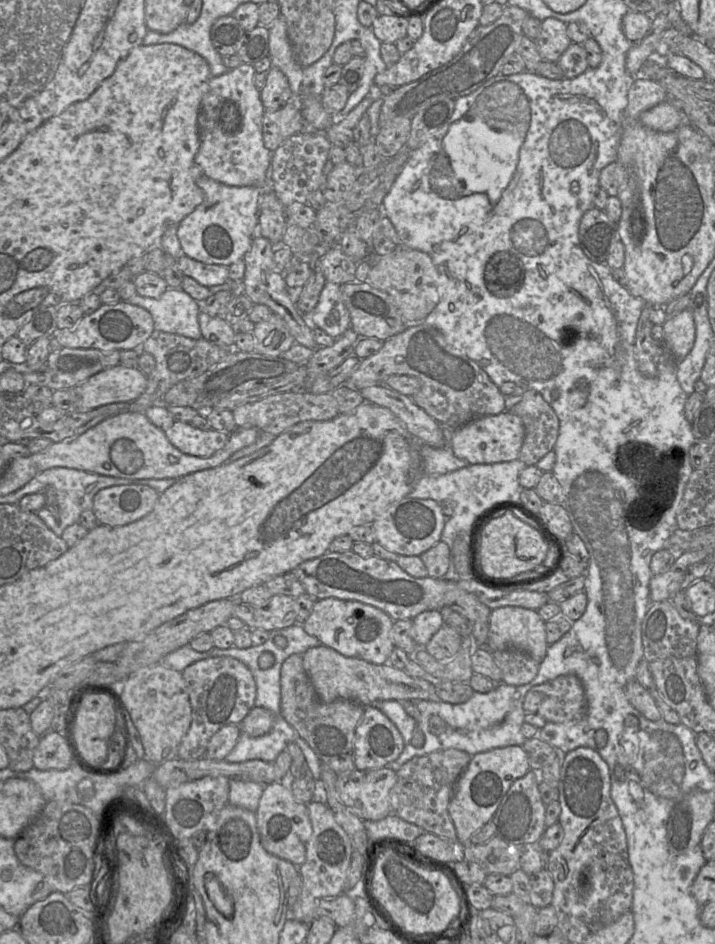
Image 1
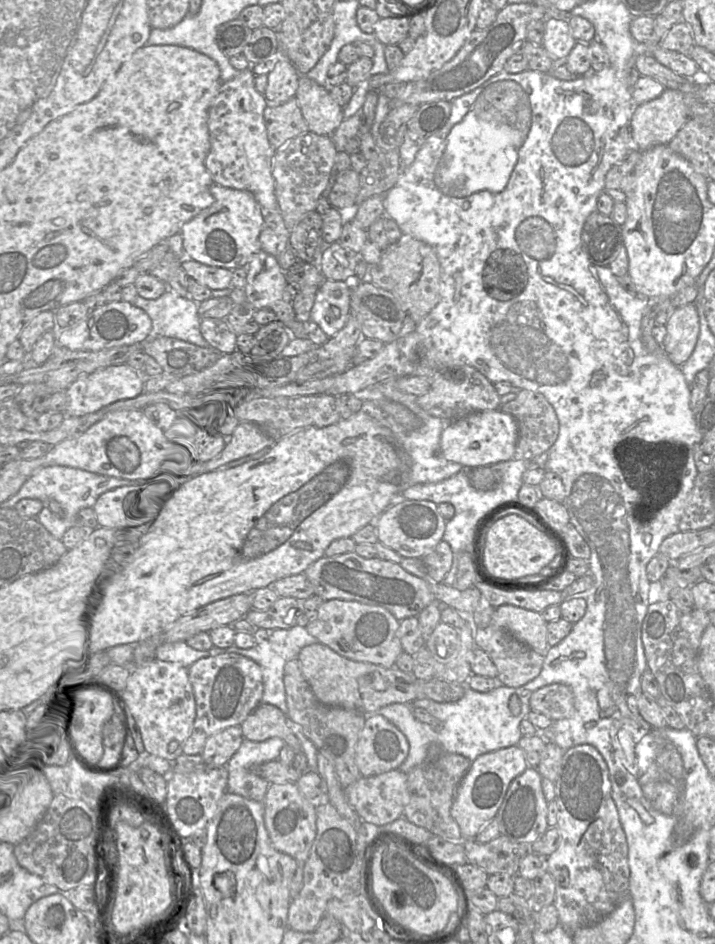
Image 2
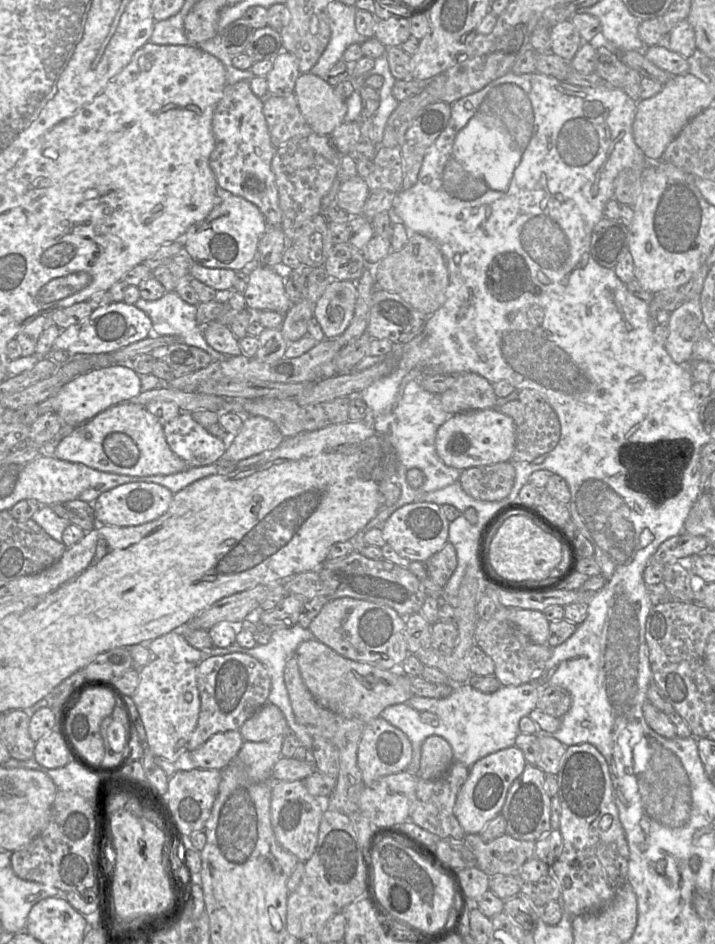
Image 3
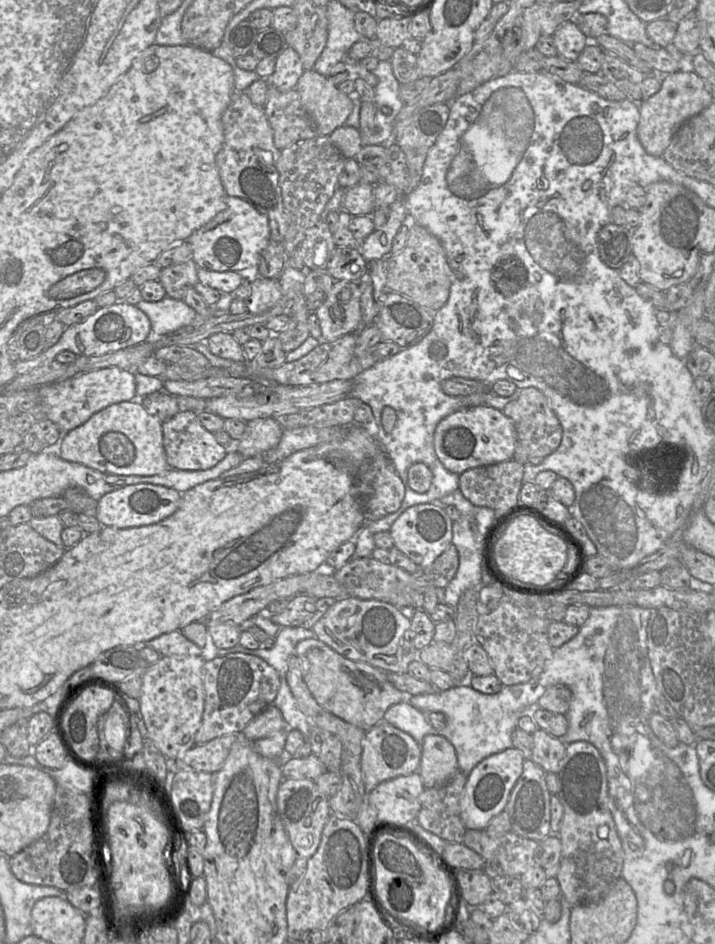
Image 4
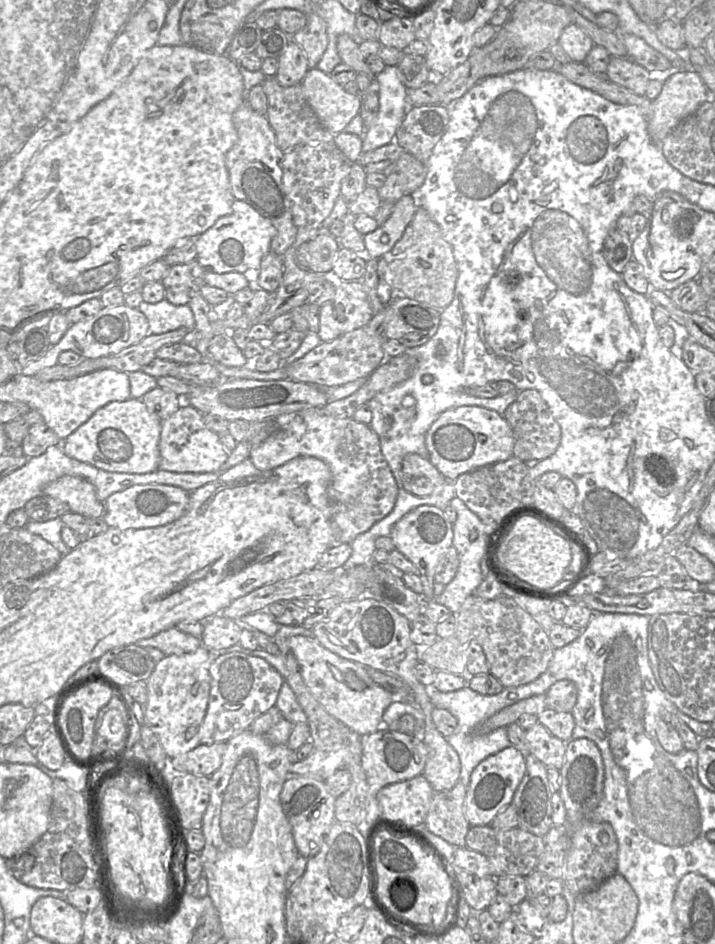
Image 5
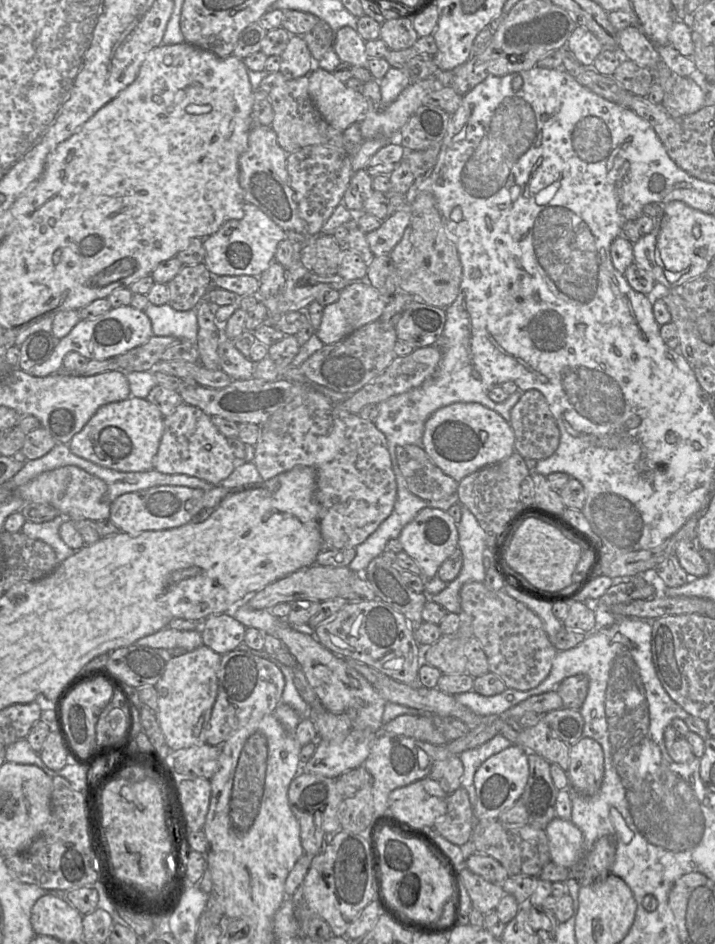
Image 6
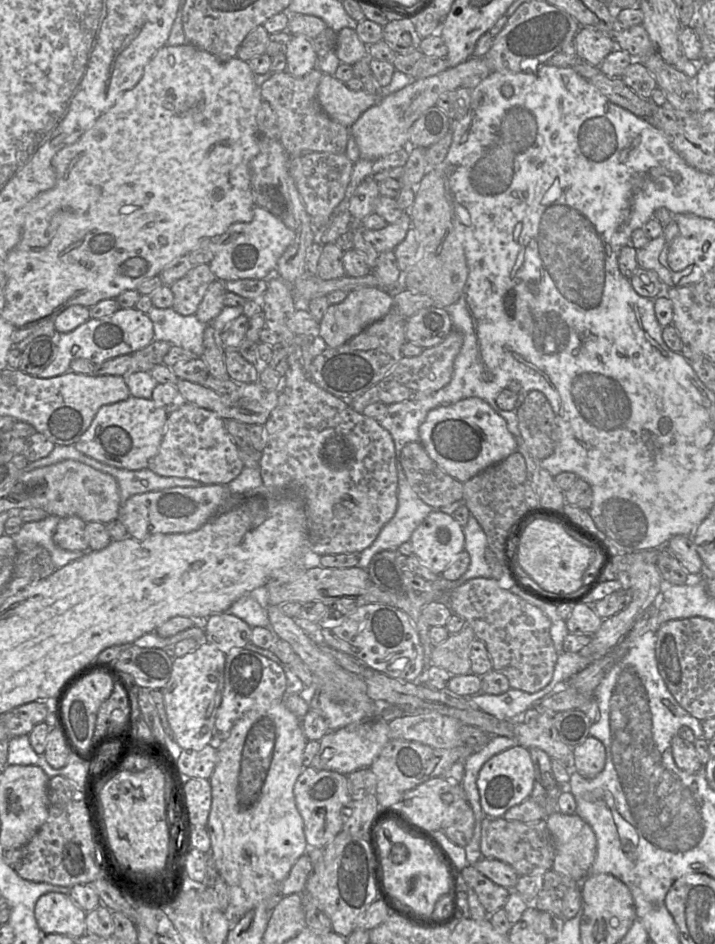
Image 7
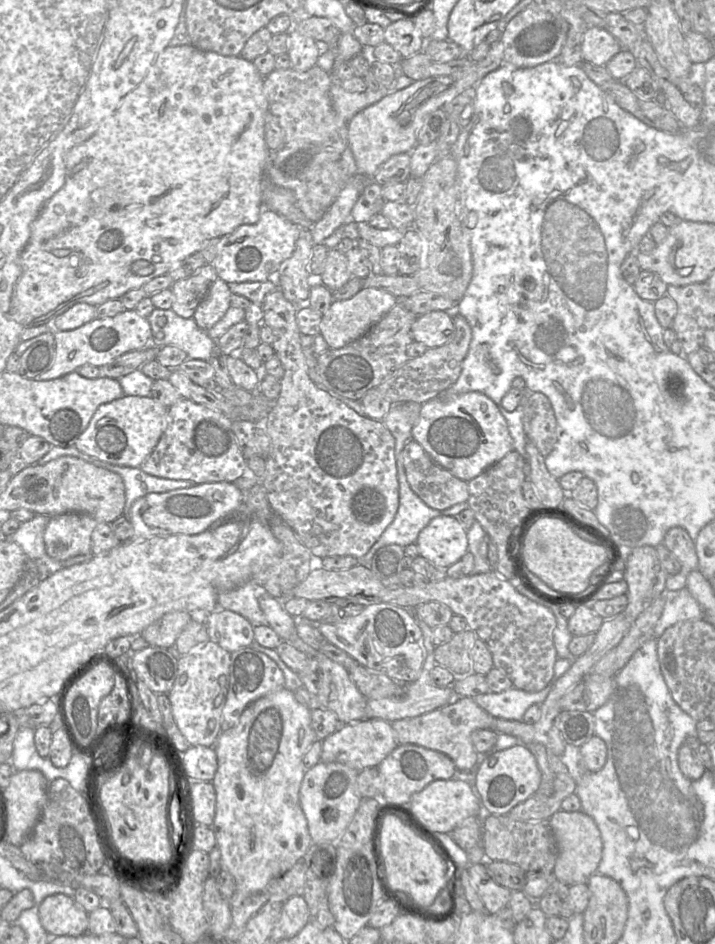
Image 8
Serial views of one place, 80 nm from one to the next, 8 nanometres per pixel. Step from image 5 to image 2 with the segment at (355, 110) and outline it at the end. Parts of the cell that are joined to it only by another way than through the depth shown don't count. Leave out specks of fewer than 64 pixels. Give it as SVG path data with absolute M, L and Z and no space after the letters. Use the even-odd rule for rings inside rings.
M300 75L295 98L309 131L331 137L345 119L343 107L332 98L329 91L306 75Z

